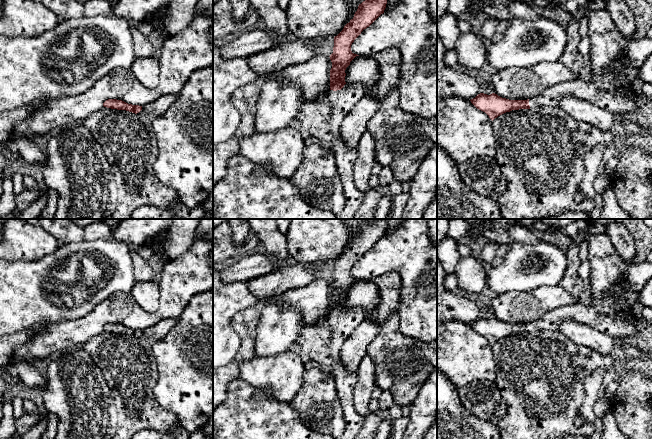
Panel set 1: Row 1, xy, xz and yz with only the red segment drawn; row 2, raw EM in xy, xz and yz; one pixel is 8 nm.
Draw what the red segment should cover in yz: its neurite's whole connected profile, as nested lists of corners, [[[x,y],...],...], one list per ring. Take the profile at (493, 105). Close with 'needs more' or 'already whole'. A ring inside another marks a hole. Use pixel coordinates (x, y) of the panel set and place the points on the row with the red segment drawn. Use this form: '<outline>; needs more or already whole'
[[[578,78],[556,84],[527,100],[509,100],[495,93],[490,95],[480,93],[470,101],[493,121],[498,116],[512,110],[558,106],[559,102],[568,94],[591,102],[617,116],[636,109],[634,99],[636,94],[643,94],[652,102],[652,84],[635,83],[628,86],[618,86],[613,90],[600,90],[591,80],[586,82]]]; needs more

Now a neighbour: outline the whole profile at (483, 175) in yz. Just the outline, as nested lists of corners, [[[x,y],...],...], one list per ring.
[[[473,157],[458,164],[457,170],[462,181],[476,194],[498,204],[507,183],[496,157]]]

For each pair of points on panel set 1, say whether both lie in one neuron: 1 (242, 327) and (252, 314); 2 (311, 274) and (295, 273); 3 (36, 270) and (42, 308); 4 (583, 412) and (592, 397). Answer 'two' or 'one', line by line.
1: one
2: one
3: one
4: one

